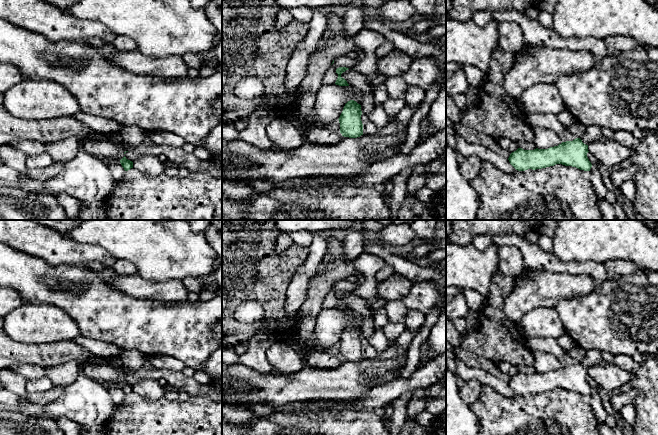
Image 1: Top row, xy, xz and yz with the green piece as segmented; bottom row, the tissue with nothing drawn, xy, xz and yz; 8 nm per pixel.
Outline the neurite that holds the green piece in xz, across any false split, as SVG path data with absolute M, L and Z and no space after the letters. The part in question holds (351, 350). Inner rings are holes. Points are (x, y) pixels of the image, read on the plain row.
M354 324L348 325L339 341L340 357L344 361L357 362L363 359L361 329Z

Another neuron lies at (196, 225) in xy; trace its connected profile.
M187 220L192 231L204 232L211 224L208 220Z

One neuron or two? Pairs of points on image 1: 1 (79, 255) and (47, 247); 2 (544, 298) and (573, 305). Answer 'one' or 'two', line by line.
1: one
2: two

